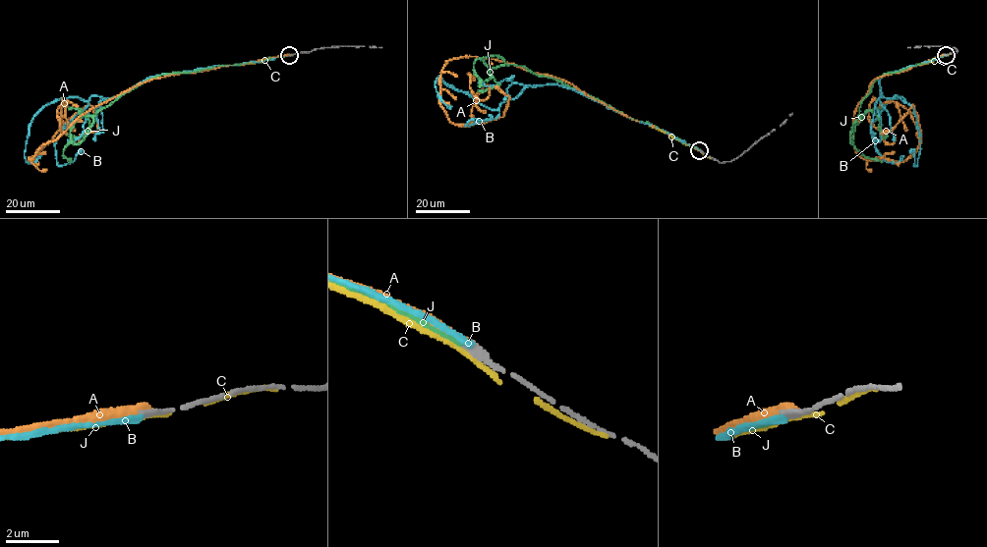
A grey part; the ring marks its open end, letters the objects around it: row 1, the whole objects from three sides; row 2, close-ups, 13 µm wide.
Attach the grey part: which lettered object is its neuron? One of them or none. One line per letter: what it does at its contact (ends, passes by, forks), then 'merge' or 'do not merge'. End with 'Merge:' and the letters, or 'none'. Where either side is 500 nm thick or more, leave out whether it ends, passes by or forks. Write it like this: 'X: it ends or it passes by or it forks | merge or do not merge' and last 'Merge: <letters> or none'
A: it ends | do not merge
B: it ends | do not merge
C: it ends | do not merge
J: it ends | merge
Merge: J

